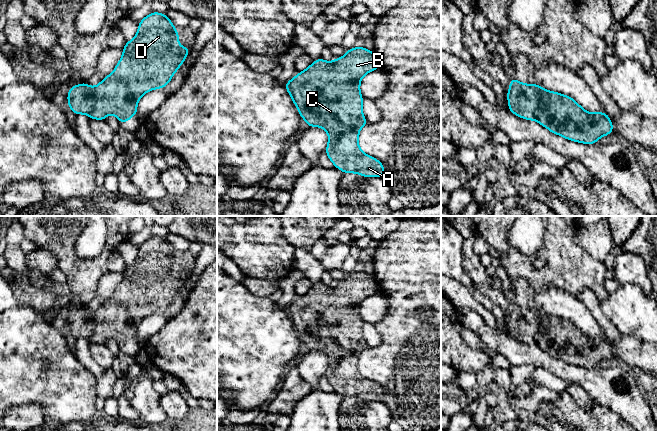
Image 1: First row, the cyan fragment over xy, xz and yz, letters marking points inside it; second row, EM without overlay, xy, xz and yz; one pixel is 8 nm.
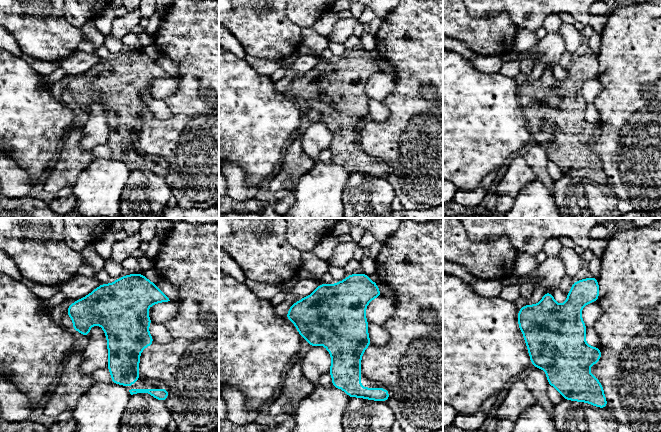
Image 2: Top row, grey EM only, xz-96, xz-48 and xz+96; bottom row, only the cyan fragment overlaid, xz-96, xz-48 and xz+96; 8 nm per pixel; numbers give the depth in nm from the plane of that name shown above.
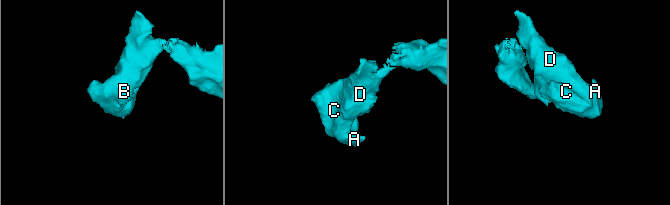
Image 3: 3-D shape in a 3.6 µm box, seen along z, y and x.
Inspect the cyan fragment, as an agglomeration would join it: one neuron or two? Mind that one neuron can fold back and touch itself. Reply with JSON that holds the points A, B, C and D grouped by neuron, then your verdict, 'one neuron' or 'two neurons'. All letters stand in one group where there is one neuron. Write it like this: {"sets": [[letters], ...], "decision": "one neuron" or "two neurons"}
{"sets": [["A", "B", "C", "D"]], "decision": "one neuron"}

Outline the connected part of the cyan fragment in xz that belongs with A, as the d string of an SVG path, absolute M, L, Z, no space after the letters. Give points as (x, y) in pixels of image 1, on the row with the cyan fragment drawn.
M354 47L331 62L315 60L307 69L288 81L287 89L298 113L309 127L321 127L329 136L325 149L334 166L343 173L357 173L363 177L383 178L385 169L375 157L366 155L358 145L359 131L368 124L363 116L360 81L371 71L379 69L375 54L364 47Z

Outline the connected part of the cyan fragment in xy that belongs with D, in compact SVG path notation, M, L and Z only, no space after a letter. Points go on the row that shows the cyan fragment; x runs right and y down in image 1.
M150 13L138 24L136 36L131 41L126 42L123 55L114 71L95 87L90 87L86 82L71 87L67 94L68 106L76 115L86 114L91 119L105 120L109 114L113 114L121 124L126 123L137 114L137 104L140 98L148 91L167 86L174 73L186 59L191 49L180 46L178 42L179 33L166 14Z

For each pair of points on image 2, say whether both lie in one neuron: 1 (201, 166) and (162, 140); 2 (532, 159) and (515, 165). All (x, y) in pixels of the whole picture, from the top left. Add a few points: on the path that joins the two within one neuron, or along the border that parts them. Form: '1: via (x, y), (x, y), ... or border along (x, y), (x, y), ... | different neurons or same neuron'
1: via (191, 156), (175, 140), (172, 140) | same neuron
2: border along (522, 156), (535, 178) | different neurons

